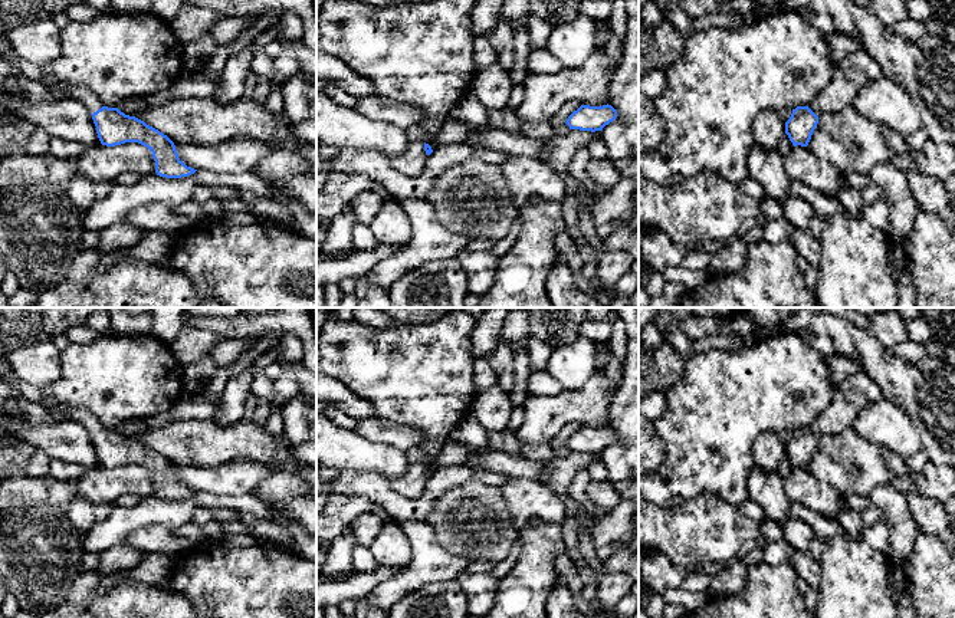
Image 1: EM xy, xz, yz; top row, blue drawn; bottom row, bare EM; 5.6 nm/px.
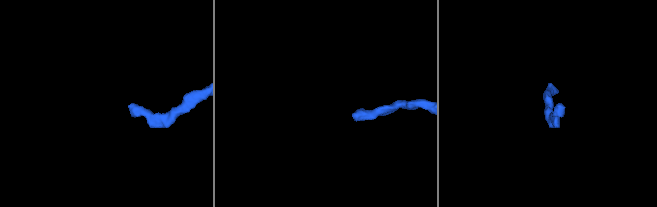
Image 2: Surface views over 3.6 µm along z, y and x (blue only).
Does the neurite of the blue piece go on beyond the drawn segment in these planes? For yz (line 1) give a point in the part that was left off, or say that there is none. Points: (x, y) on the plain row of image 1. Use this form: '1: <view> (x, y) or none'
1: none

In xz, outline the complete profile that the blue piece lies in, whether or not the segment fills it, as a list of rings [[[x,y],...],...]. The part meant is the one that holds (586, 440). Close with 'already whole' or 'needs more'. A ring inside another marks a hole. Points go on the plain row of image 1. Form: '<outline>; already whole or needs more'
[[[608,425],[603,428],[581,427],[568,438],[565,446],[570,448],[570,451],[595,454],[603,453],[603,450],[616,440],[617,433]]]; already whole

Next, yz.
[[[797,428],[785,444],[785,456],[794,469],[807,469],[817,446],[818,438],[808,428]]]; already whole

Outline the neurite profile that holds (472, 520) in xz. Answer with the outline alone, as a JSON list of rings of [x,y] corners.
[[[476,479],[439,497],[426,522],[450,553],[472,562],[499,563],[519,539],[501,489]]]

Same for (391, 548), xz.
[[[394,517],[383,523],[380,535],[368,549],[380,566],[404,569],[413,558],[410,540]]]

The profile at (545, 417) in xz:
[[[595,372],[587,379],[582,388],[577,391],[561,391],[554,397],[532,395],[524,404],[524,423],[516,431],[519,444],[548,444],[570,423],[578,423],[582,427],[603,428],[608,425],[608,408],[618,382],[608,379],[606,372]]]

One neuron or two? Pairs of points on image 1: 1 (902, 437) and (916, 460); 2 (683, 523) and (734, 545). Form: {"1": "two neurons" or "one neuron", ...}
{"1": "two neurons", "2": "one neuron"}

